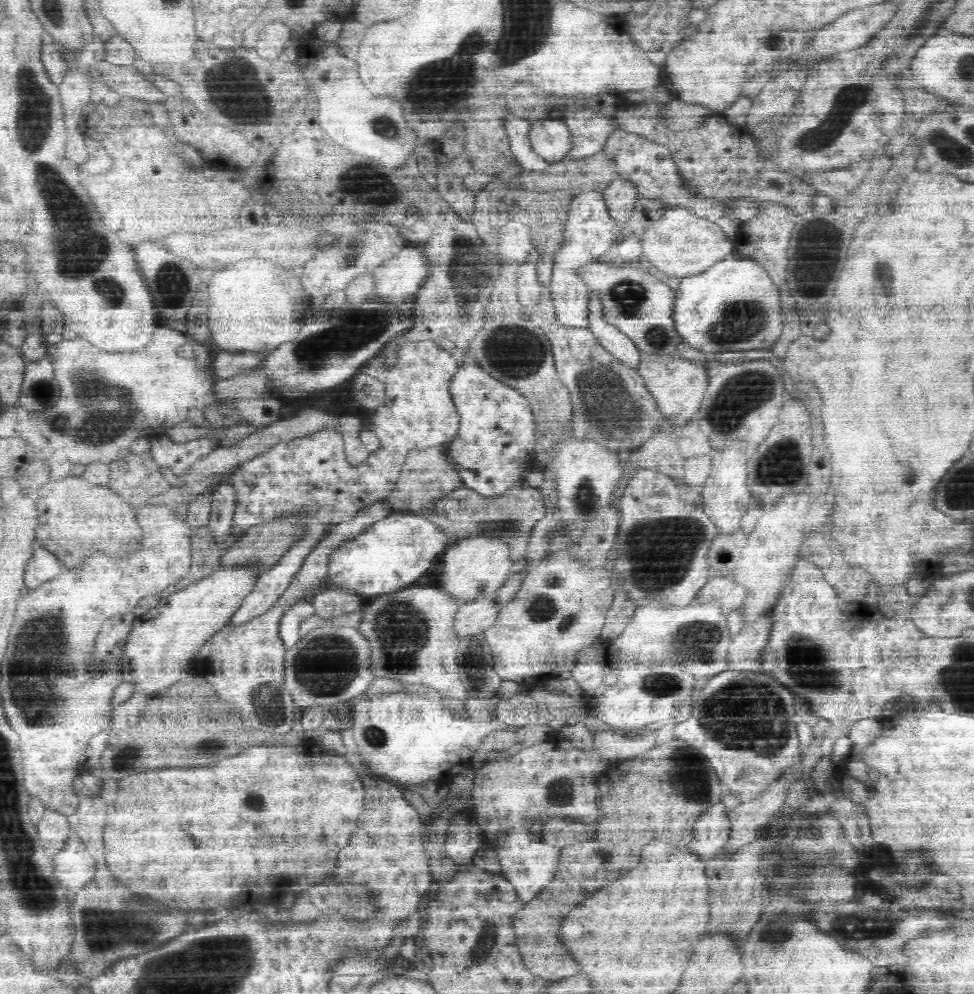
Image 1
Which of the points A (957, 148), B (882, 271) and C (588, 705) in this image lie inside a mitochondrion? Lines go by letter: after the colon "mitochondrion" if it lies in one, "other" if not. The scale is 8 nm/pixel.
A: mitochondrion
B: mitochondrion
C: other

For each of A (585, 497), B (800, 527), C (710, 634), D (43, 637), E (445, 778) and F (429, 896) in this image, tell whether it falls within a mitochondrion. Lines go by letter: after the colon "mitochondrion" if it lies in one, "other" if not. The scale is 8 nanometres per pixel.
A: mitochondrion
B: other
C: mitochondrion
D: mitochondrion
E: other
F: other

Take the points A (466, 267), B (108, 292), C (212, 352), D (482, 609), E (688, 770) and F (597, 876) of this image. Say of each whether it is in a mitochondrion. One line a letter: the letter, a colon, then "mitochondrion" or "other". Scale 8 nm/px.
A: mitochondrion
B: mitochondrion
C: other
D: other
E: mitochondrion
F: other

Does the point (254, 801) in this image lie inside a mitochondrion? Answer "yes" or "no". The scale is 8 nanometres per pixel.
yes

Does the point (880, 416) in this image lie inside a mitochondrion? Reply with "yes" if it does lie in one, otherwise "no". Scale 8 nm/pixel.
no

